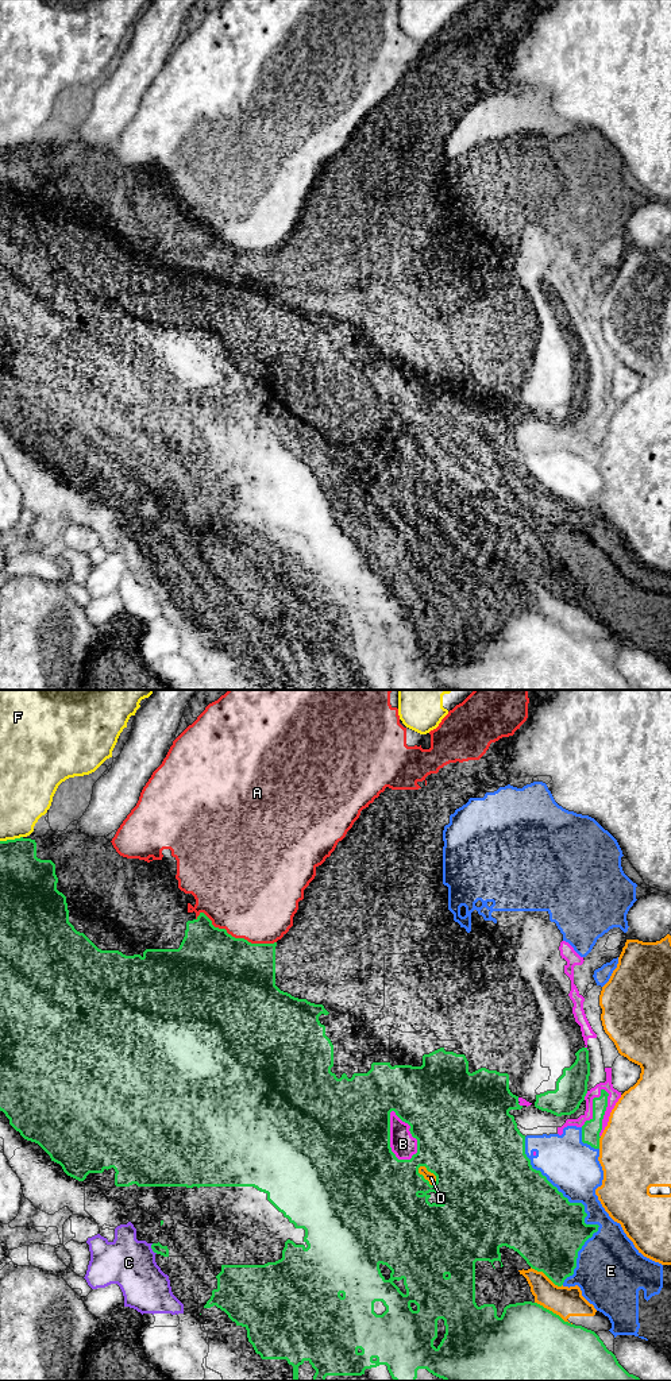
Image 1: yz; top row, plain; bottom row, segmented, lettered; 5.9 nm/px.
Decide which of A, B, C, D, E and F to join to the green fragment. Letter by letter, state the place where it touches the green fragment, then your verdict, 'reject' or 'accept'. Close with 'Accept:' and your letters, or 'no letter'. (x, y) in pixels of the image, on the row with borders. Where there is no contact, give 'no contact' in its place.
A: yz (234, 937) | reject
B: yz (411, 1133) | reject
C: yz (151, 1248) | reject
D: yz (423, 1176) | reject
E: yz (583, 1210) | reject
F: yz (11, 840) | reject
Accept: no letter

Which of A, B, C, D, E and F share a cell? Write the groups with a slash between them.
A / B E / C / D / F

